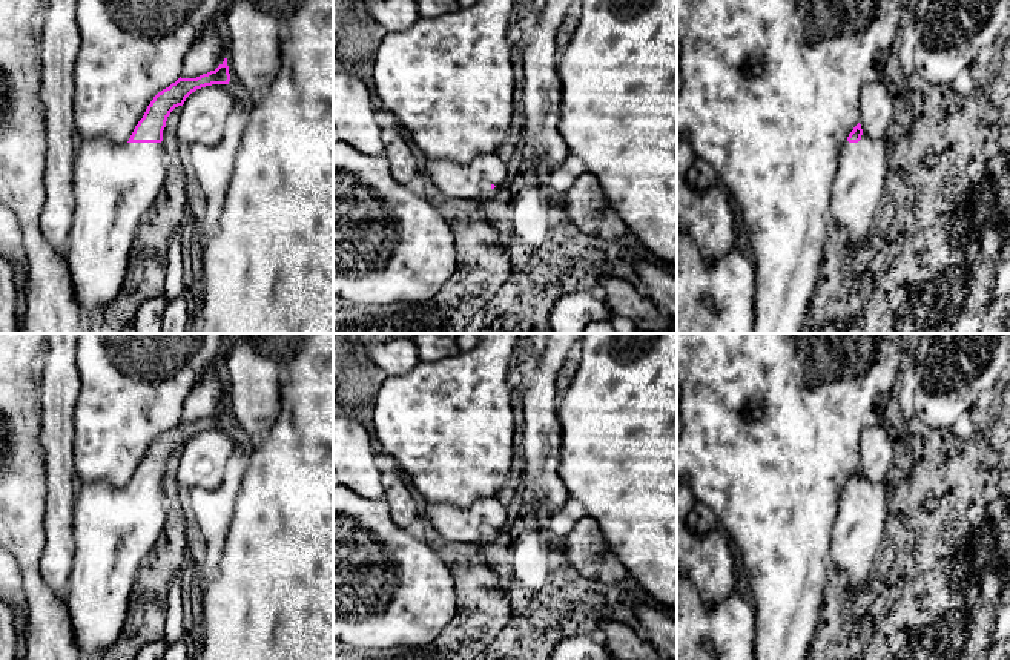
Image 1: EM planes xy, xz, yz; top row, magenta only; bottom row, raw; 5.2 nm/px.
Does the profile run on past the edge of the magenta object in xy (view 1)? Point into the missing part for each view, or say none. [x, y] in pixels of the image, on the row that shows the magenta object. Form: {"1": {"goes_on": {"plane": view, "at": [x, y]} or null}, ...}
{"1": {"goes_on": {"plane": "xy", "at": [95, 198]}}}

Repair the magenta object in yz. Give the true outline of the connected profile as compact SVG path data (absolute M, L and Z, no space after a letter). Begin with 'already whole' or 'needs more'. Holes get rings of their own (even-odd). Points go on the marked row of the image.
needs more | M886 81L861 89L860 123L840 152L829 204L832 232L852 243L867 236L884 192L889 172L886 130L892 114Z

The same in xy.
needs more | M48 0L40 37L40 100L46 137L46 204L40 230L48 243L68 259L74 290L86 319L117 298L129 262L129 250L143 215L152 207L166 177L163 130L170 112L183 106L196 89L229 84L227 58L196 78L178 78L158 92L147 106L126 144L104 138L83 141L75 149L74 66L80 49L77 0Z

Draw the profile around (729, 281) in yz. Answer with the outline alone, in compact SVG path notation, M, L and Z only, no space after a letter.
M677 230L677 333L754 333L755 269L737 243L715 262L706 262L688 233Z

